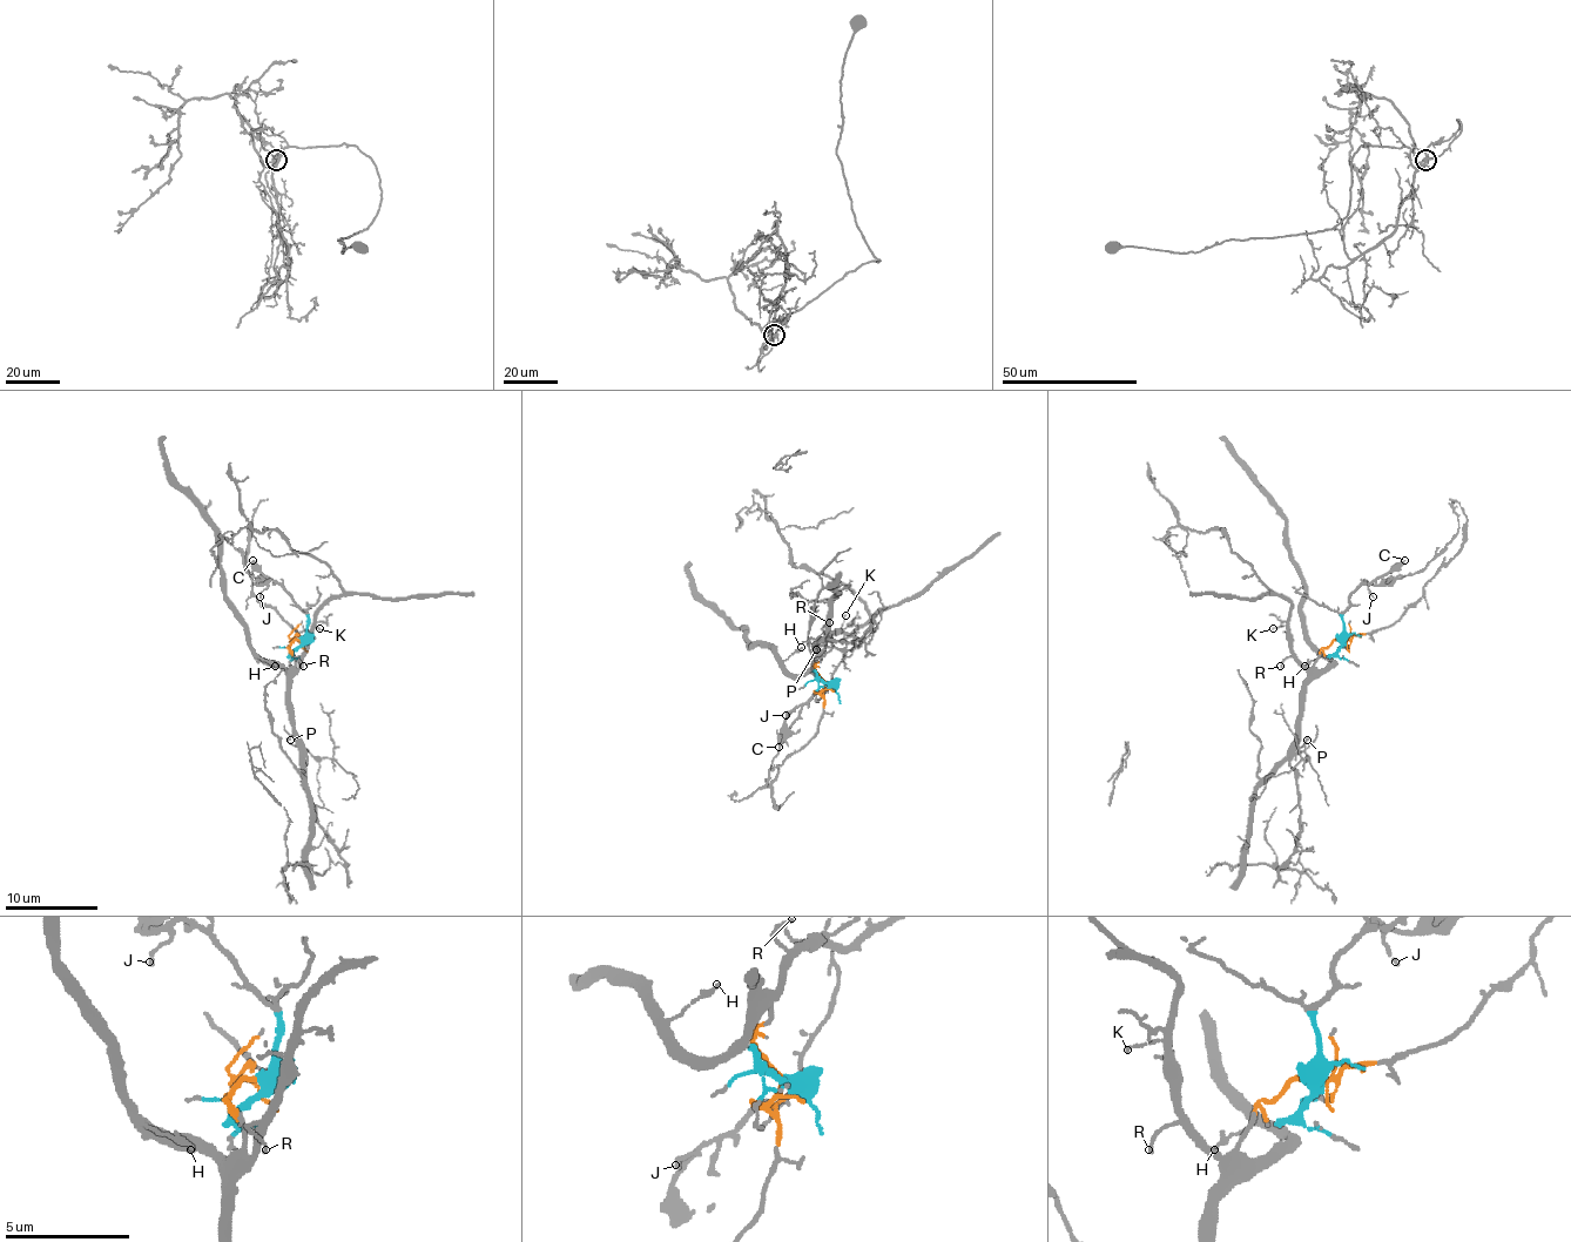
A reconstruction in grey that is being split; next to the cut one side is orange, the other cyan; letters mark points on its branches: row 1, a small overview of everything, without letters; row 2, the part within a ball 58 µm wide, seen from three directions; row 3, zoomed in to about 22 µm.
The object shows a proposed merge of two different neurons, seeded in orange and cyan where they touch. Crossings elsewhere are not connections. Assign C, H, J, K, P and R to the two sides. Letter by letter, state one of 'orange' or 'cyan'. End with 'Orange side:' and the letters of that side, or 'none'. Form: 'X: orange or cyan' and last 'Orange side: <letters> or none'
C: cyan
H: orange
J: cyan
K: orange
P: orange
R: orange
Orange side: H, K, P, R

